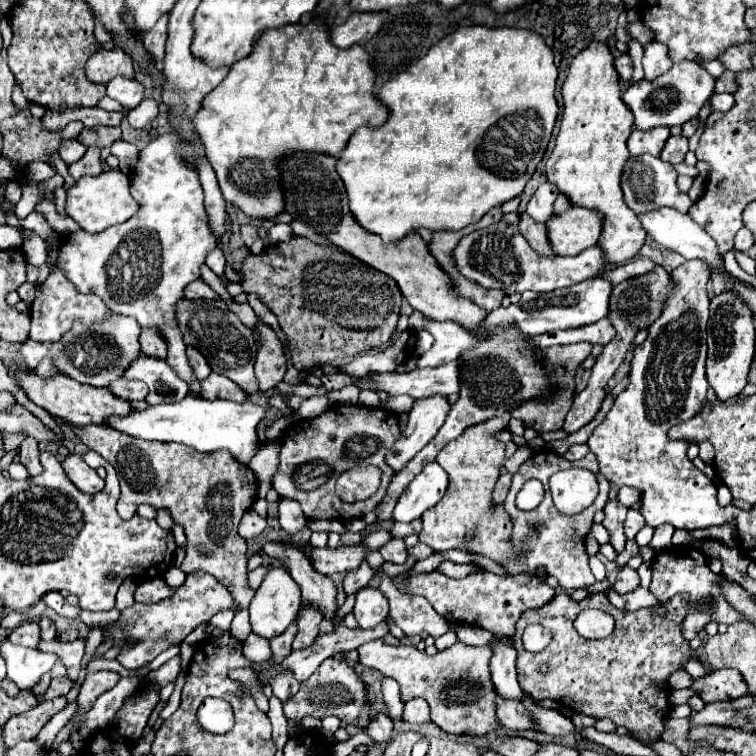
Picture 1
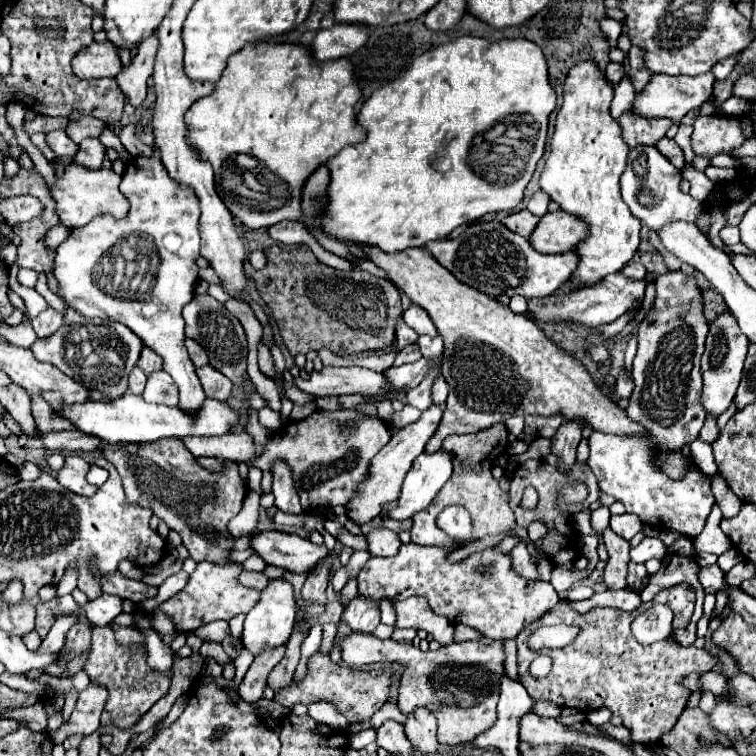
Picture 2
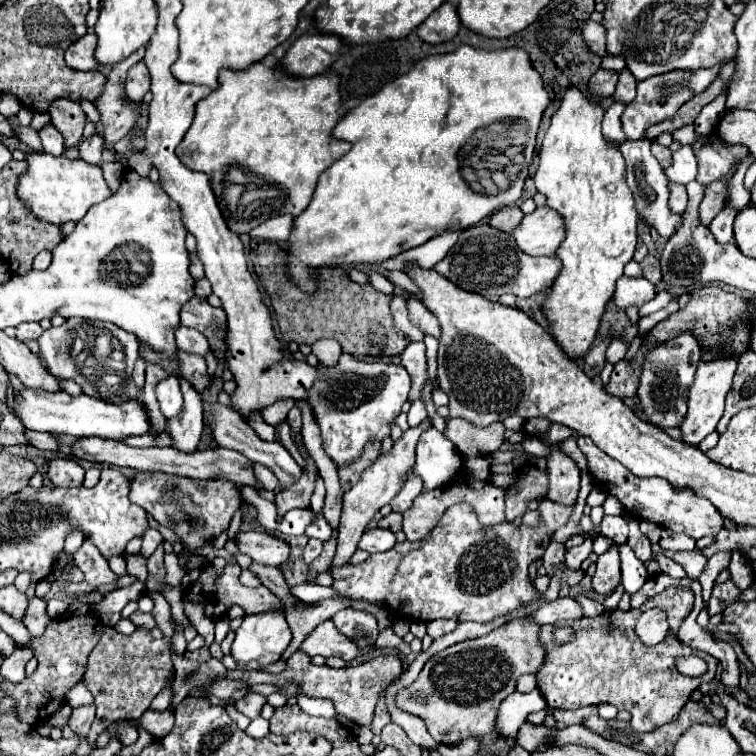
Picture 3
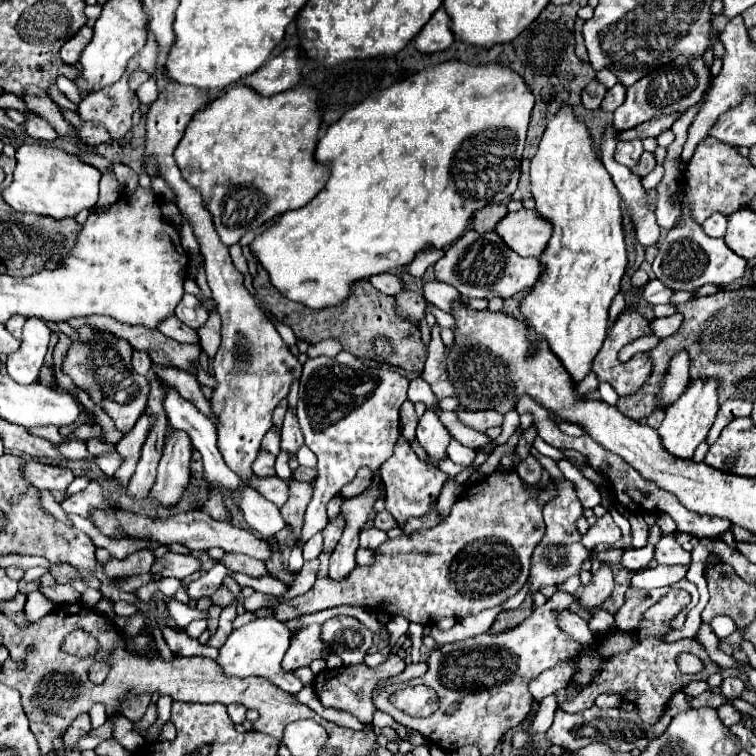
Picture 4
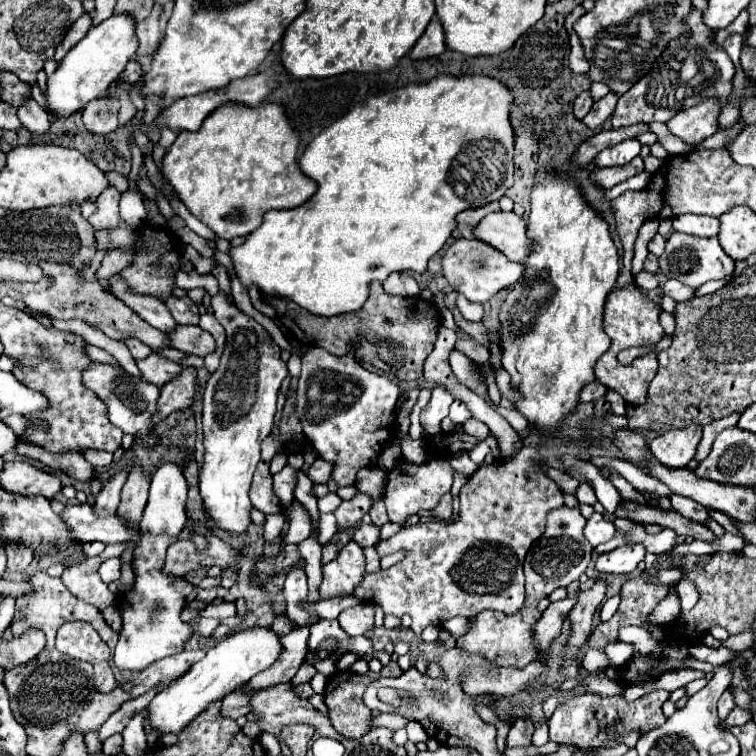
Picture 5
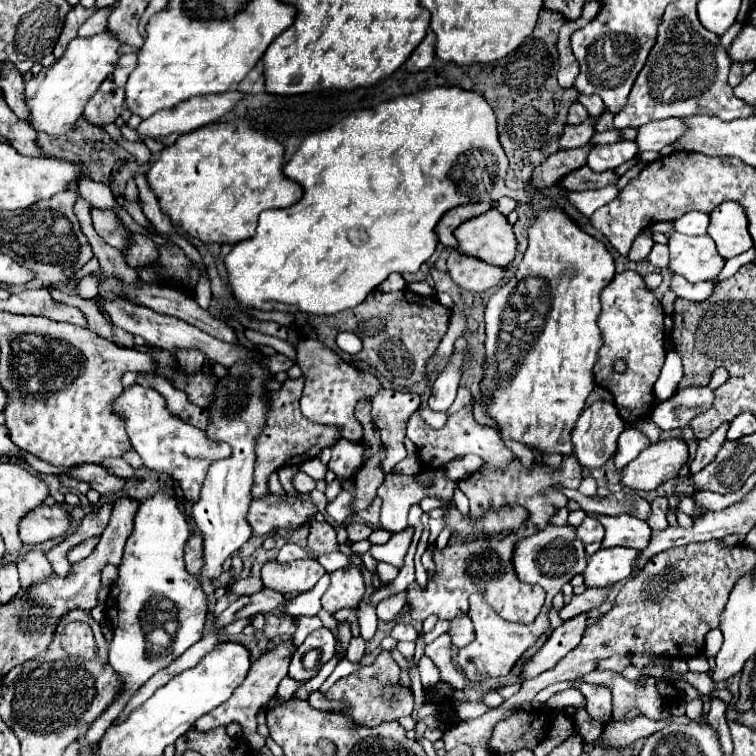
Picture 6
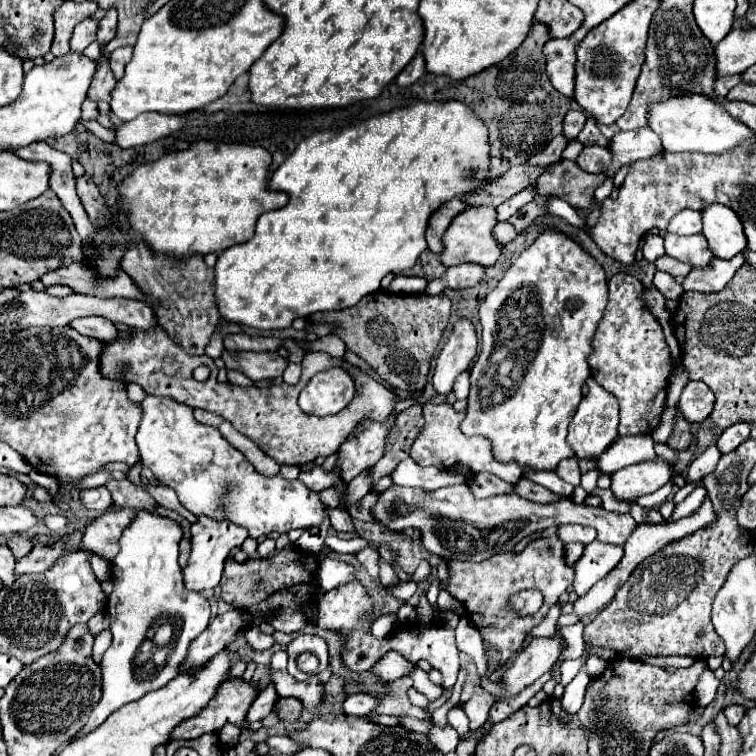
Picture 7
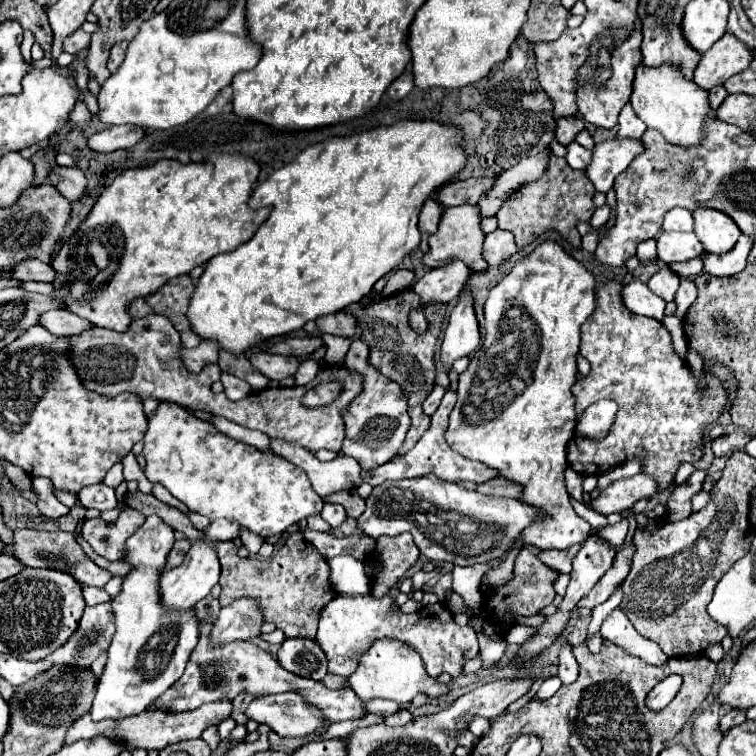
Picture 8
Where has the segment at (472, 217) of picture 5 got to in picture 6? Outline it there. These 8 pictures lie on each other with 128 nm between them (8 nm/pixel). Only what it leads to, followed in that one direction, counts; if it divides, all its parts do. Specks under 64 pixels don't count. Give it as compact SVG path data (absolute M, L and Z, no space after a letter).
M476 202L476 204L464 204L464 206L458 206L458 208L452 208L448 210L438 226L436 226L436 236L438 236L438 242L446 248L456 248L456 238L454 238L454 230L464 222L464 220L470 220L472 216L480 216L484 214L486 210L490 210L492 206L488 202Z

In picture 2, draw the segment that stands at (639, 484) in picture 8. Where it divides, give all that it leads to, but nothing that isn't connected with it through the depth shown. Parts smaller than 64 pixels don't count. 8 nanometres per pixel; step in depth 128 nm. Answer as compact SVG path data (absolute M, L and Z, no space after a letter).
M730 312L720 314L712 324L710 324L710 332L706 338L706 350L702 354L702 408L706 410L708 416L720 416L730 404L732 404L732 396L736 394L736 388L740 384L740 376L742 376L742 368L744 368L744 356L748 352L748 338L740 332L740 328L736 328L736 320Z

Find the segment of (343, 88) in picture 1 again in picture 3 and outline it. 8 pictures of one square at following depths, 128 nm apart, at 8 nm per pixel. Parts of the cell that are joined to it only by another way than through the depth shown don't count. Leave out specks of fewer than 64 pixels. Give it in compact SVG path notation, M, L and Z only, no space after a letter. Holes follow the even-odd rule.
M256 62L244 72L222 70L220 86L208 98L200 100L194 122L184 140L178 144L176 156L186 168L210 176L218 208L234 234L248 234L272 216L298 216L304 212L306 204L312 200L320 174L350 150L348 142L330 140L330 132L338 122L338 84L340 78L336 74L294 78L276 72L276 66L268 68L262 62ZM370 273L370 284L376 288L376 290L384 294L392 294L394 292L394 284L392 284L388 279L378 273Z

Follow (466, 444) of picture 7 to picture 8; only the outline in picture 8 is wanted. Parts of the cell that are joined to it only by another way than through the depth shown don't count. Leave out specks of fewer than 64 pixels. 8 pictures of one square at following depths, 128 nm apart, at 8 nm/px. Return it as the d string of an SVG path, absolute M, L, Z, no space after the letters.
M452 388L446 390L438 410L432 414L432 424L430 428L424 432L424 436L416 442L416 446L406 452L404 456L396 456L394 460L390 460L388 464L382 464L380 468L376 468L369 472L370 480L369 484L372 487L386 482L386 480L402 480L402 478L418 478L418 476L428 476L428 474L436 474L440 480L446 480L446 482L464 482L464 480L470 480L470 482L484 482L484 480L490 480L490 478L496 478L496 472L492 472L490 468L484 468L484 464L476 464L472 460L464 460L462 456L456 456L446 440L444 440L444 432L446 432L446 424L448 424L448 416L452 412L456 404L456 392Z

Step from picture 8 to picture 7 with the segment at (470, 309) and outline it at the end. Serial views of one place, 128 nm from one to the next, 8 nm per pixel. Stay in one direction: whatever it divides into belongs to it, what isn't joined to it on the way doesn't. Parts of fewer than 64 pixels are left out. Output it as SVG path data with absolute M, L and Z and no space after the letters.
M458 318L438 356L436 370L432 376L432 384L438 394L448 396L456 376L462 370L468 370L470 362L474 360L476 348L478 348L478 338L474 324L468 318Z

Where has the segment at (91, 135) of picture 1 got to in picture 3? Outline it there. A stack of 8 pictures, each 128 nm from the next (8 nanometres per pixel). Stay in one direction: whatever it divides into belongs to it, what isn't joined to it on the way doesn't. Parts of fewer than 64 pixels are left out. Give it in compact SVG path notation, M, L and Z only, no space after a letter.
M60 98L48 106L48 114L50 114L52 126L56 126L58 132L64 136L64 146L66 148L78 146L86 124L86 116L82 108L72 100Z

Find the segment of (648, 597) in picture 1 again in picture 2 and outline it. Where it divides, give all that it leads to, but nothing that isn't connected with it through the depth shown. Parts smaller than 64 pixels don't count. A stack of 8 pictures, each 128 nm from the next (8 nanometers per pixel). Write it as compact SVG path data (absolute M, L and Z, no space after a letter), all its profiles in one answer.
M622 588L622 590L604 590L600 594L594 594L588 600L580 600L580 602L568 602L576 612L586 614L588 610L596 608L596 606L612 606L612 608L620 608L626 612L632 612L640 606L640 594L636 590L630 588Z

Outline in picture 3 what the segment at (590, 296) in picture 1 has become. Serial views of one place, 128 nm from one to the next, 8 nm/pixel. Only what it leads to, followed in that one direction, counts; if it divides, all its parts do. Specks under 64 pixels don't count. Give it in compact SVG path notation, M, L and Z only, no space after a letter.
M626 275L620 276L616 292L614 292L614 302L616 306L642 306L650 300L654 300L656 296L656 286L652 282L648 282L646 278L628 278Z

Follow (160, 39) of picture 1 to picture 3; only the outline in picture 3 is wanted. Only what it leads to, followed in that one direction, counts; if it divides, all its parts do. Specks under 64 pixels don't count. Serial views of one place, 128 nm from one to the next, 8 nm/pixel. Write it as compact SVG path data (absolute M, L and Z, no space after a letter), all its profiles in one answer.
M140 62L136 66L132 66L128 70L128 78L126 78L126 88L128 88L128 98L134 102L142 102L144 94L150 88L150 76L148 76L148 68Z

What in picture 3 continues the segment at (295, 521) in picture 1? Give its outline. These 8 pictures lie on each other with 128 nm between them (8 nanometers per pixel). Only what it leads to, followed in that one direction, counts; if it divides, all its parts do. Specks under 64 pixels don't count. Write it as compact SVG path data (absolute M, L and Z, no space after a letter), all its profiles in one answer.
M204 402L204 424L210 426L216 442L224 448L232 448L232 450L238 450L242 452L246 458L250 458L252 462L260 462L264 466L268 466L280 480L280 484L286 488L288 484L294 484L300 476L302 476L302 468L294 462L294 458L290 456L290 452L278 444L278 442L266 442L262 438L258 438L258 434L250 428L250 424L244 424L244 420L240 420L240 416L236 416L236 412L232 412L232 408L228 406L222 406L218 402L210 404L210 402Z

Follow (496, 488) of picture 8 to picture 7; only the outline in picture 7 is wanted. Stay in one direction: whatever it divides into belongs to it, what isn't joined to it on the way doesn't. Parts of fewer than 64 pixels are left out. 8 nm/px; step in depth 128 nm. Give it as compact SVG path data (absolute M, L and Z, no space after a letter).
M520 478L516 484L514 484L514 492L530 502L540 502L540 504L546 504L548 500L560 500L560 496L552 494L548 488L528 480L528 478Z

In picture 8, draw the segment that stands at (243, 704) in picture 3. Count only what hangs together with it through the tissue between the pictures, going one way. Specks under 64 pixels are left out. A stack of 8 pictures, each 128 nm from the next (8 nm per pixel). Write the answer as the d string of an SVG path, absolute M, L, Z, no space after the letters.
M220 700L220 704L204 704L204 706L200 706L200 708L192 710L192 712L164 714L164 712L158 712L158 710L152 710L152 712L144 710L140 714L124 718L124 720L100 720L100 722L92 722L90 714L84 714L66 732L64 744L72 744L72 742L78 742L78 740L90 740L90 738L96 738L96 736L106 736L110 740L120 740L122 746L126 750L130 750L130 752L136 750L136 748L162 750L162 748L166 748L170 744L198 738L204 732L204 728L208 728L212 724L220 724L220 720L228 718L230 712L232 712L232 702Z

